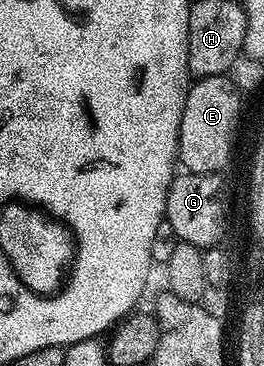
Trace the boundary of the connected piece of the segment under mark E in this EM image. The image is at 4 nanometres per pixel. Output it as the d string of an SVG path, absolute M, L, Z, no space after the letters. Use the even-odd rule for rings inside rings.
M228 76L203 77L194 80L185 94L183 119L179 127L177 156L180 164L190 173L221 173L229 161L229 148L233 145L233 136L237 133L237 120L241 117L242 94L234 88Z

